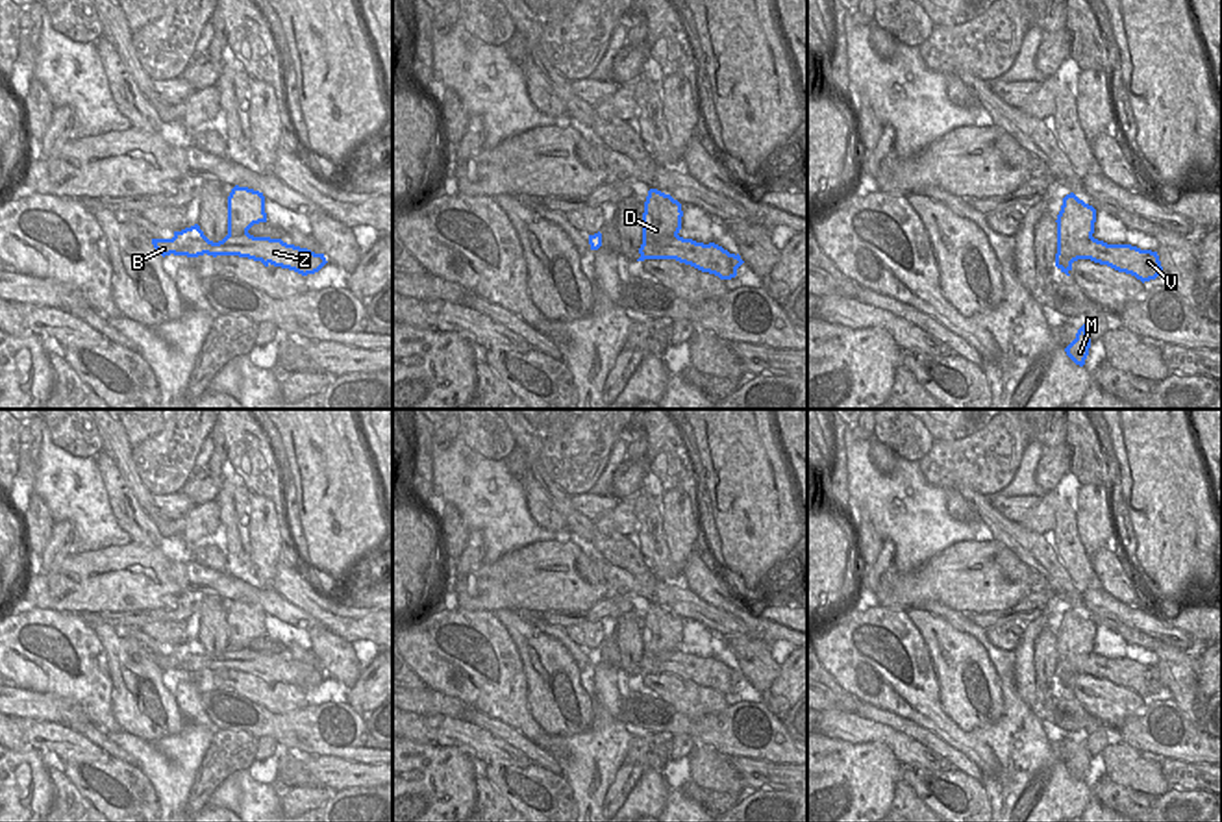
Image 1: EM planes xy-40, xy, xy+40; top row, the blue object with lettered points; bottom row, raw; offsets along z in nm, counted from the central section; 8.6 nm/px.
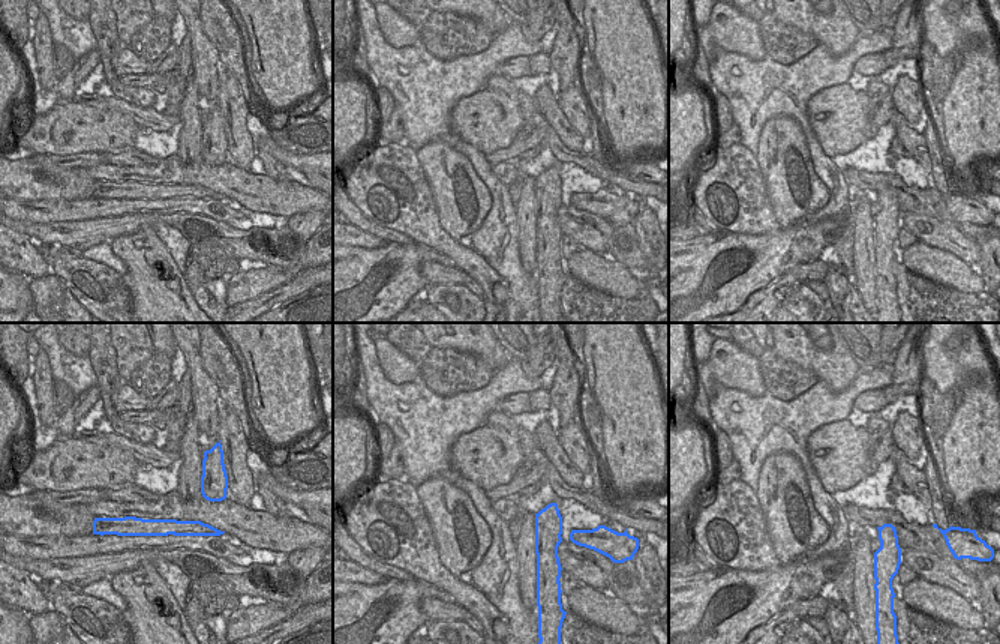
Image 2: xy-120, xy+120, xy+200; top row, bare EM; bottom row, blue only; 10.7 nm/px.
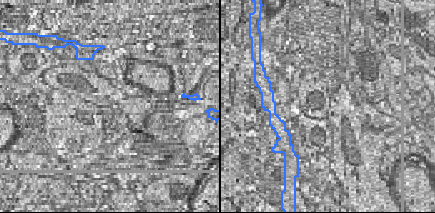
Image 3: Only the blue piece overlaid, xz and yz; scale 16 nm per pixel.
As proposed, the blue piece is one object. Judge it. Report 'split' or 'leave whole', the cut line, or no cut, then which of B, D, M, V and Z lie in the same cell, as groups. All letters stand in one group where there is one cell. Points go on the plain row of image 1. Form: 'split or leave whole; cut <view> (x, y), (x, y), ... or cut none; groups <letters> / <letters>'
split; cut xy (676, 648), (656, 656), (643, 654); groups B V Z / D M

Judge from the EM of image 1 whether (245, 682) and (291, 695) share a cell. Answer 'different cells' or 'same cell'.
same cell

